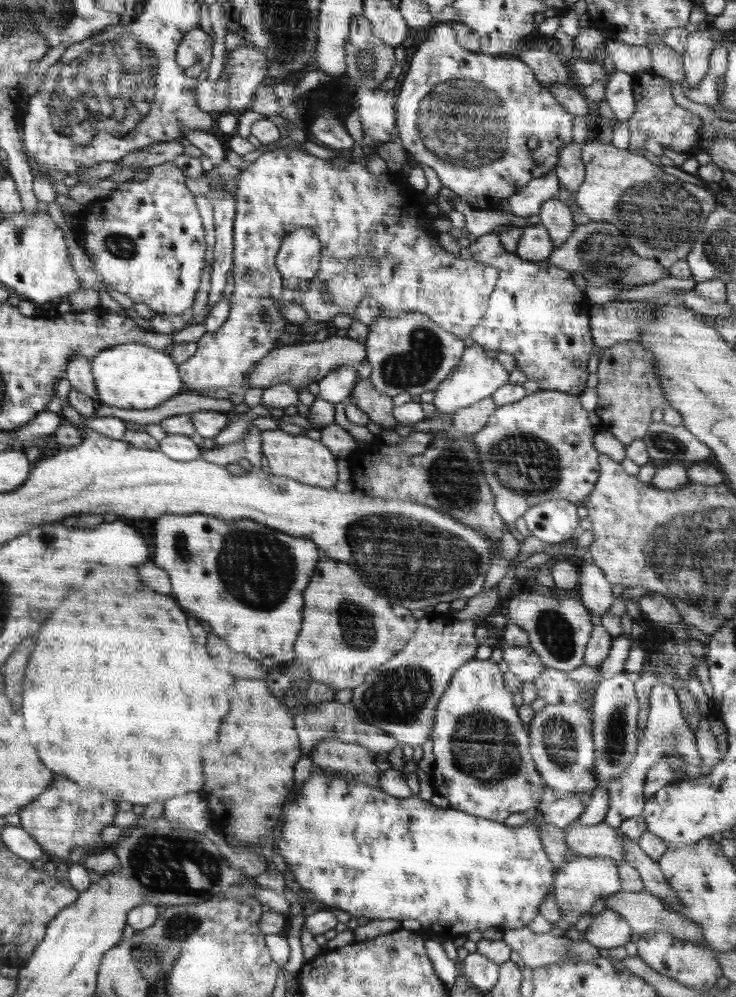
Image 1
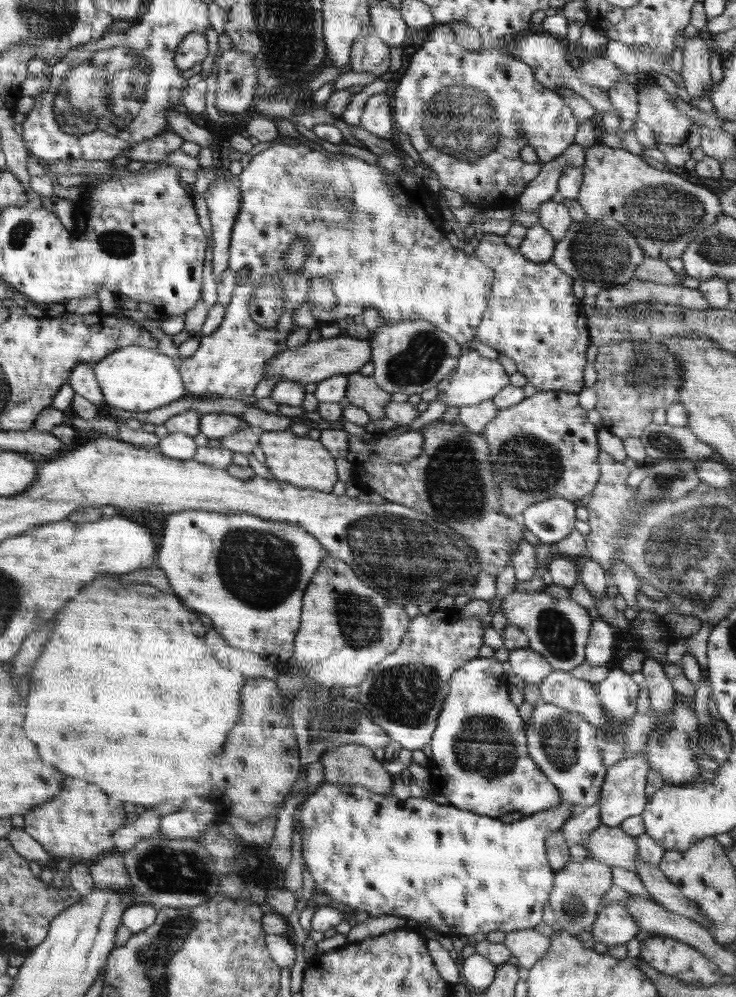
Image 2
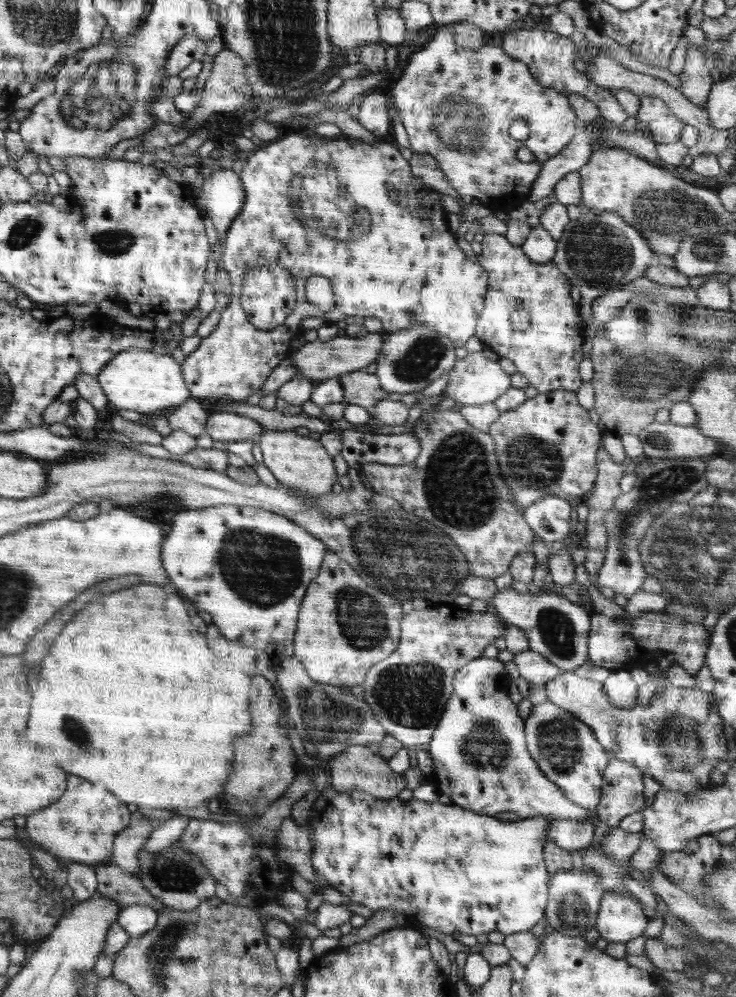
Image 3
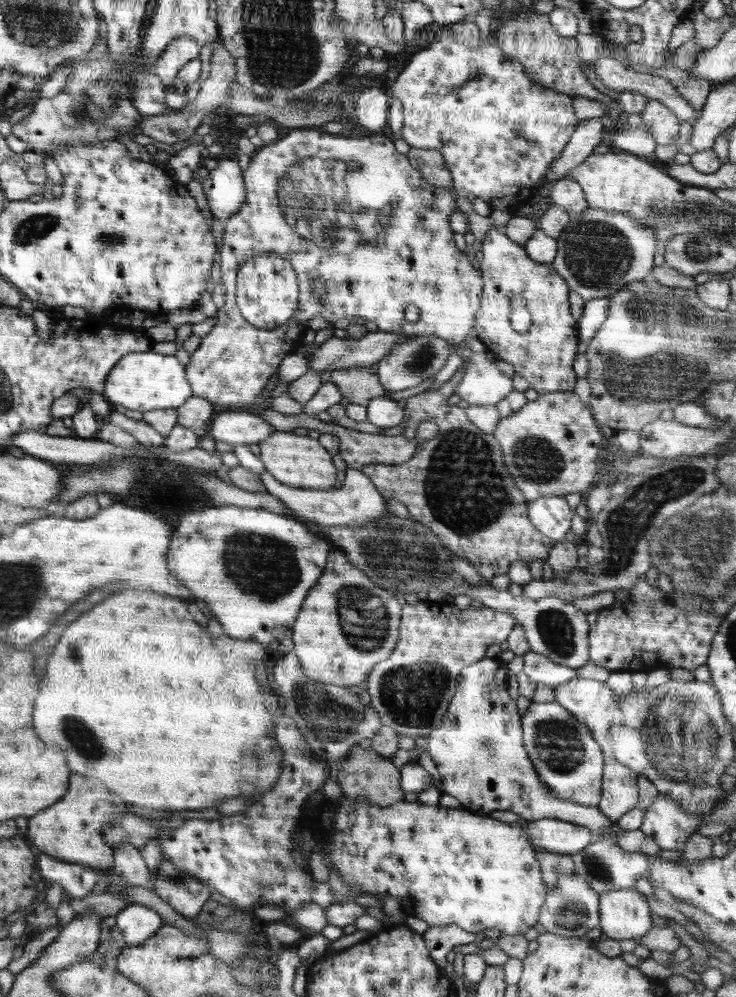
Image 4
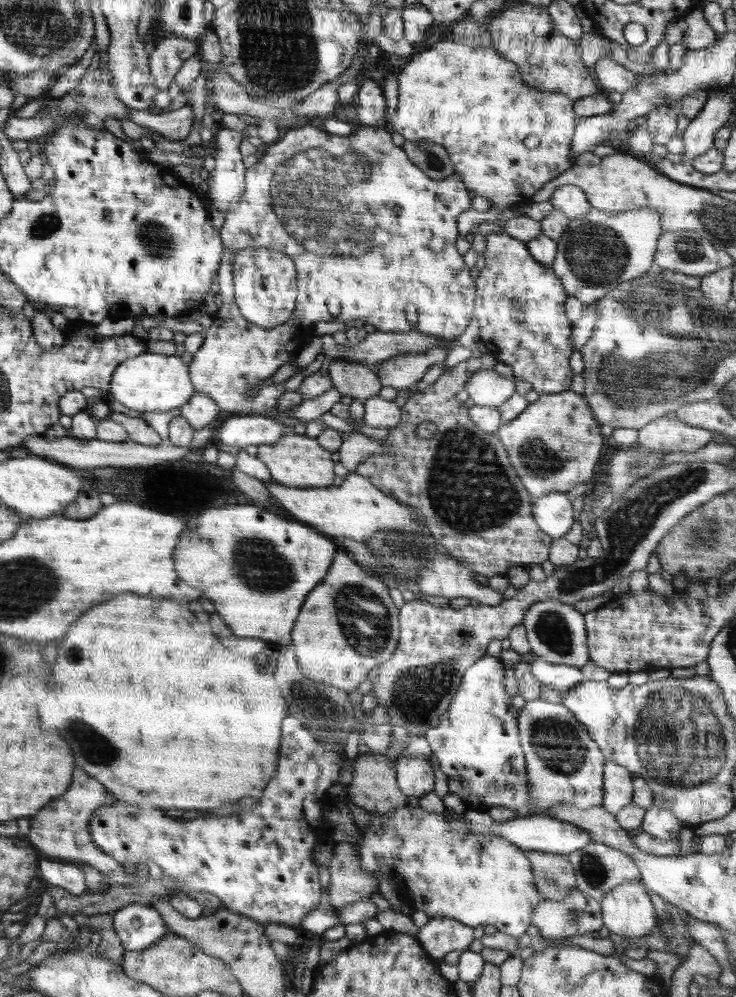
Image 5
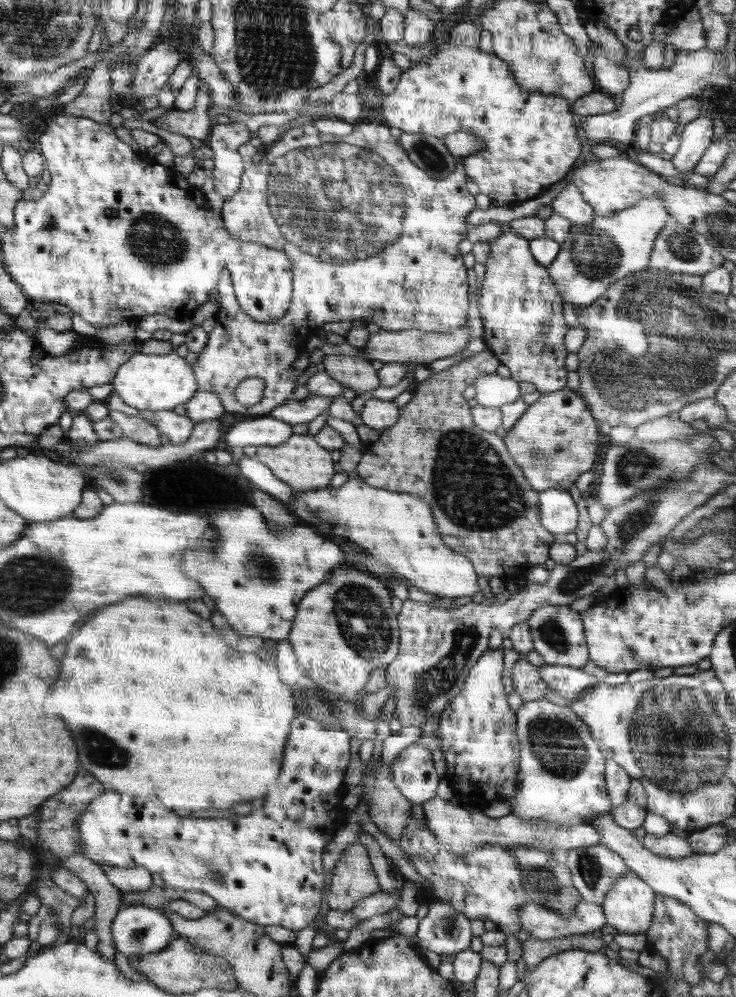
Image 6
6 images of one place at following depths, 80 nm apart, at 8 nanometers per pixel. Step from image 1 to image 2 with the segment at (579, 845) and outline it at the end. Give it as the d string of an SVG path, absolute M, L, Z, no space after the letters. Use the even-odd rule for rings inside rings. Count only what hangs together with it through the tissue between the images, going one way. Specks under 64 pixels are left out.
M598 826L590 832L590 838L581 840L579 844L586 848L588 856L609 867L620 866L635 872L636 838L624 833L619 827Z

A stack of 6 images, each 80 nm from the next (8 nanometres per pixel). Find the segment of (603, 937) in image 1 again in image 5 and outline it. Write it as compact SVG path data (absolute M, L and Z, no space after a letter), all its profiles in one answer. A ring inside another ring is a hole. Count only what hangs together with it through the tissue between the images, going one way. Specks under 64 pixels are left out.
M641 880L621 884L599 902L603 925L622 936L647 935L657 924L650 895Z

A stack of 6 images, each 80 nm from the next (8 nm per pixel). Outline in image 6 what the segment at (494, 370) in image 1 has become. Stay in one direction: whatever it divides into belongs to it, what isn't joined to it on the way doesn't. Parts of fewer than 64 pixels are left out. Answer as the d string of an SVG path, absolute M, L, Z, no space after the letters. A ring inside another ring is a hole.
M498 373L481 376L473 385L480 406L499 407L513 403L521 396L519 381L503 378Z

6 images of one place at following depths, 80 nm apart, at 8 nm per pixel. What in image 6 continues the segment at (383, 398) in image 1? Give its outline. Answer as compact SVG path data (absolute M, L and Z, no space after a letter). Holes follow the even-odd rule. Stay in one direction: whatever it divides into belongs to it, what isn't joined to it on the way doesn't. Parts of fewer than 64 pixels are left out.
M324 356L325 371L342 386L354 390L356 396L370 394L380 385L371 361L354 356Z

